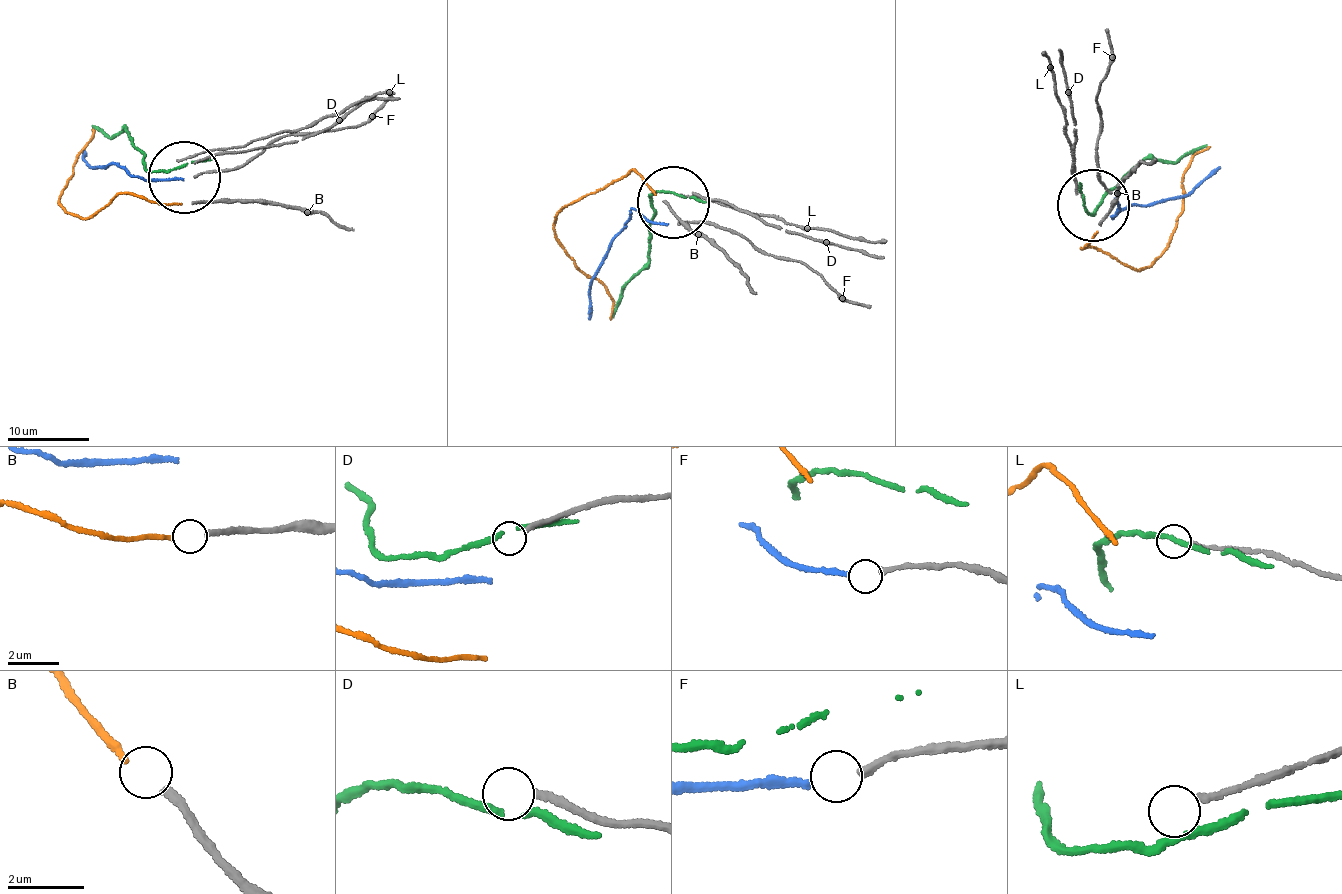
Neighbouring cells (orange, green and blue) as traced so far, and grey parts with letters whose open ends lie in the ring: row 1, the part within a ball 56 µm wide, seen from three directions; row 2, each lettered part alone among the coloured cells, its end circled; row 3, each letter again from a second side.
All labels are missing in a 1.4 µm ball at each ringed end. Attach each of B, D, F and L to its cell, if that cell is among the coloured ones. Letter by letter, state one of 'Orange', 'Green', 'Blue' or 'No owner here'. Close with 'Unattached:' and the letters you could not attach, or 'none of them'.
B: No owner here
D: No owner here
F: No owner here
L: No owner here
Unattached: B, D, F, L

